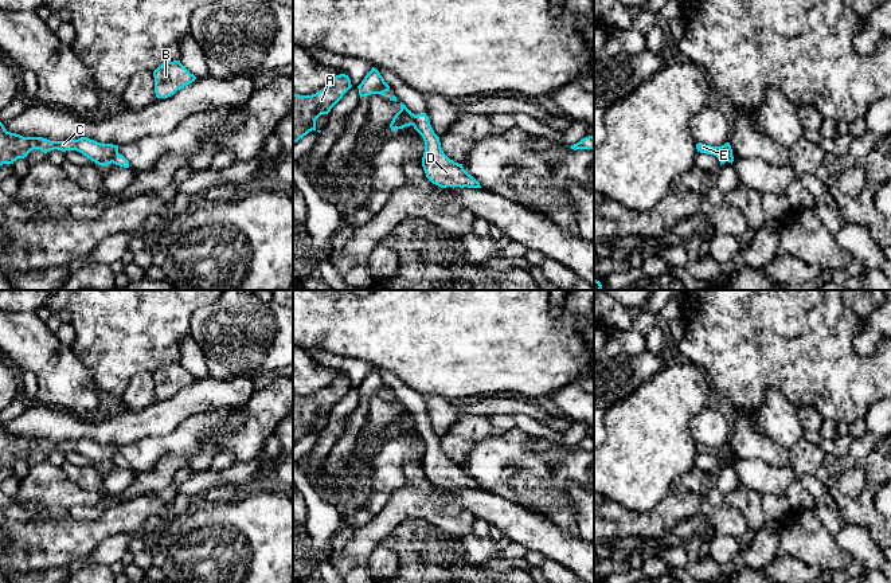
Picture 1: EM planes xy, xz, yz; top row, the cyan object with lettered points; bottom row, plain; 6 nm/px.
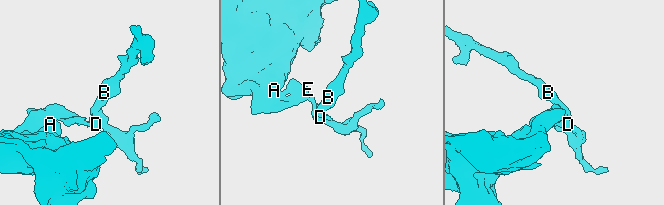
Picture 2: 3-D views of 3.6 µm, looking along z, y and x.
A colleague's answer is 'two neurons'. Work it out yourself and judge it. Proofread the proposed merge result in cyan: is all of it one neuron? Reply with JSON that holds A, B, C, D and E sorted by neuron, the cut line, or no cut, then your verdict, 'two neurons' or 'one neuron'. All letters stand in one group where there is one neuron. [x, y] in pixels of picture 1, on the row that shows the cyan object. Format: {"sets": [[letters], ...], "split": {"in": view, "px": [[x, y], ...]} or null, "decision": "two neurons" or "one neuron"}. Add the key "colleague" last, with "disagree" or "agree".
{"sets": [["A", "C", "E"], ["B", "D"]], "split": {"in": "xz", "px": [[415, 116], [413, 125]]}, "decision": "two neurons", "colleague": "agree"}

